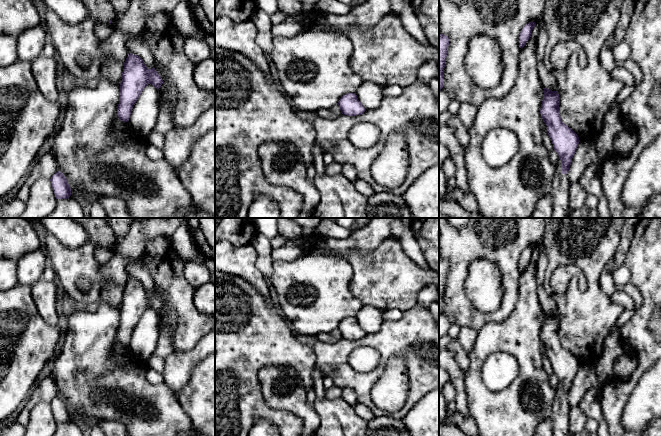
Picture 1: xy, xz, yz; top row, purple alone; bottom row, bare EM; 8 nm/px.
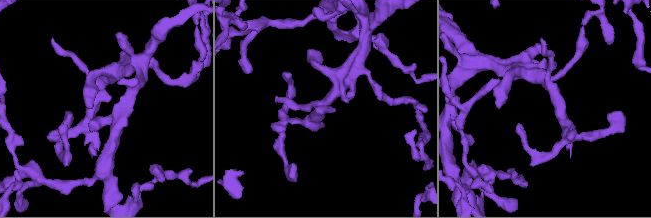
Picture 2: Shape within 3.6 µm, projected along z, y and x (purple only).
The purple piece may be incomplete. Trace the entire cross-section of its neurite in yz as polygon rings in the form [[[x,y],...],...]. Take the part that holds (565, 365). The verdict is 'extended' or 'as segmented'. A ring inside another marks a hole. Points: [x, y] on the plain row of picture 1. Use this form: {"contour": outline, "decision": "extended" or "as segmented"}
{"contour": [[[544,312],[540,338],[547,350],[547,357],[551,362],[554,374],[559,379],[550,415],[553,423],[552,436],[571,436],[569,430],[570,407],[567,397],[580,364],[578,359],[562,346],[559,329],[558,315]]], "decision": "extended"}

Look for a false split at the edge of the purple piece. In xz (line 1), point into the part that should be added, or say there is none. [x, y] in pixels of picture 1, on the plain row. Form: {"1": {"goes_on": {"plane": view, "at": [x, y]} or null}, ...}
{"1": {"goes_on": null}}

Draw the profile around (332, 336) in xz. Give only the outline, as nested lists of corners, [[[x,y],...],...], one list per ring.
[[[338,328],[326,333],[321,332],[317,334],[315,337],[316,337],[316,340],[321,342],[327,342],[327,343],[334,343],[342,338]]]

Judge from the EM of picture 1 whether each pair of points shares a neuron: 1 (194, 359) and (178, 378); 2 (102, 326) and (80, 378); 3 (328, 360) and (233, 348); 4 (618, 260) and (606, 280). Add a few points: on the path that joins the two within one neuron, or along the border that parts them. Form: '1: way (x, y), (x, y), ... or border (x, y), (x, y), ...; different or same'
1: way (189, 364), (180, 373); same
2: way (90, 339), (86, 365); same
3: border (311, 348), (315, 356), (315, 365); different
4: way (613, 265), (608, 270), (607, 275); same

